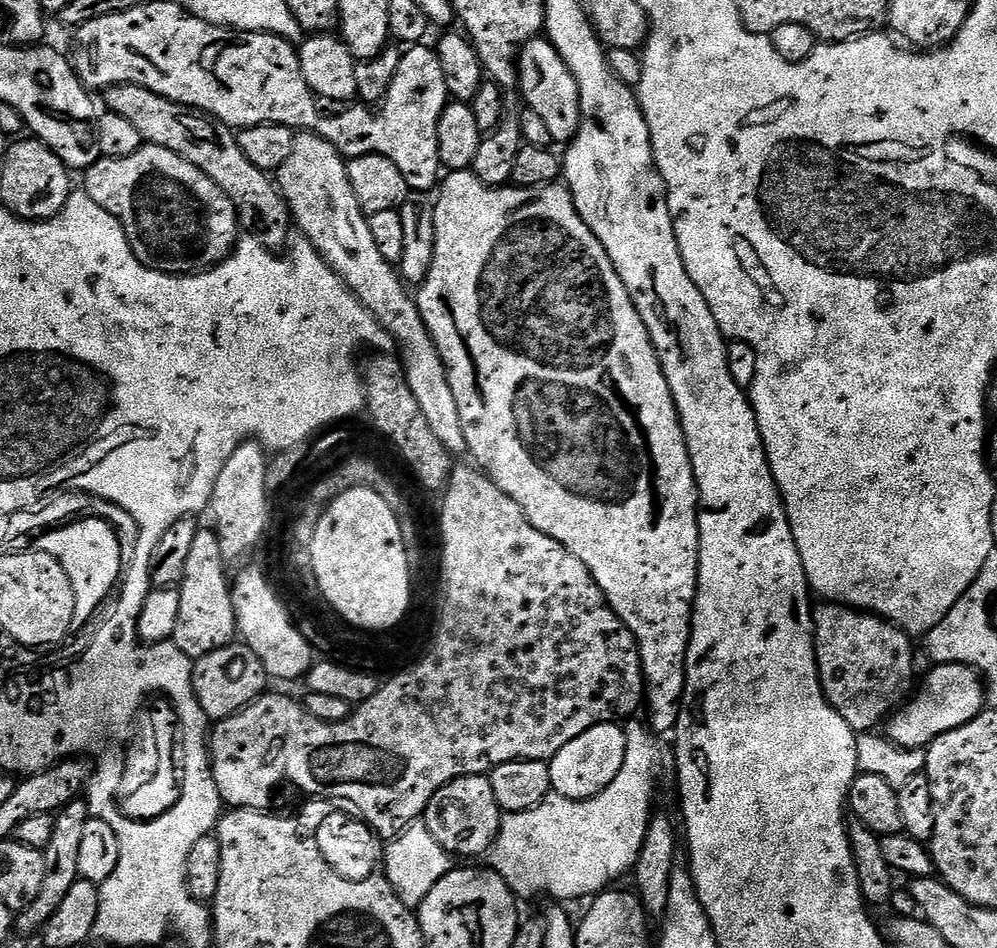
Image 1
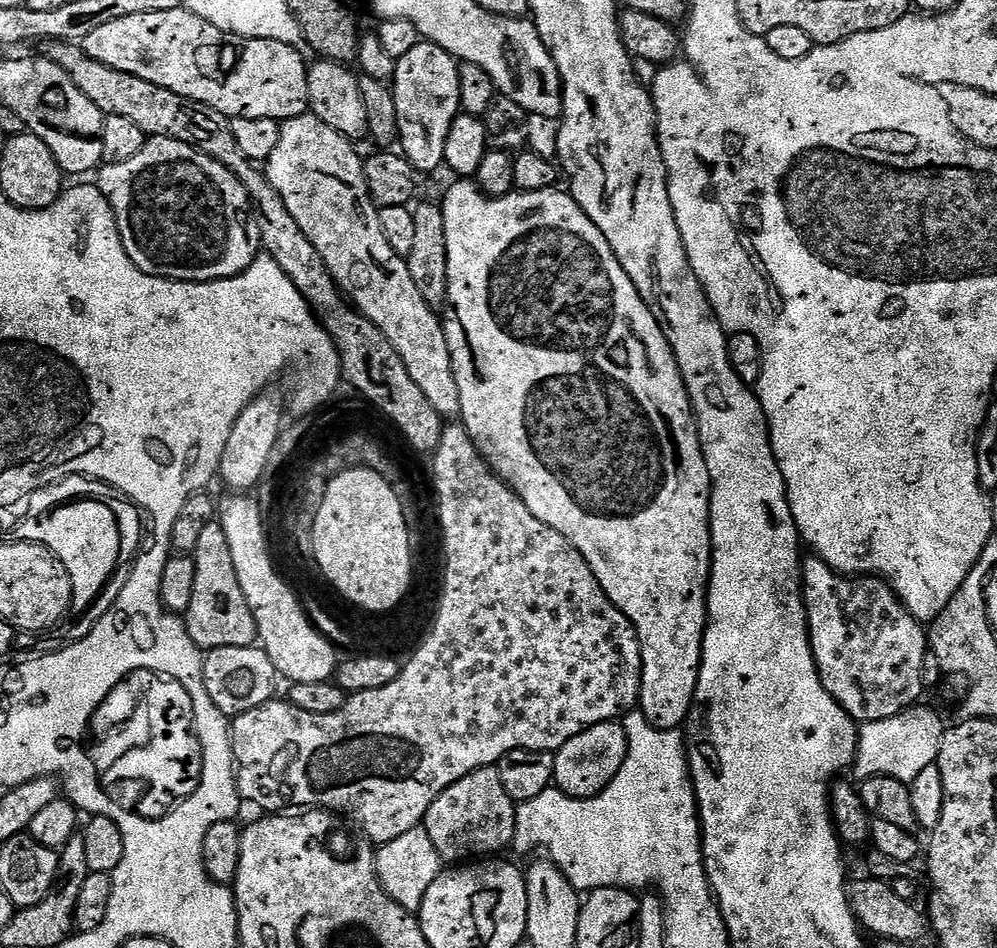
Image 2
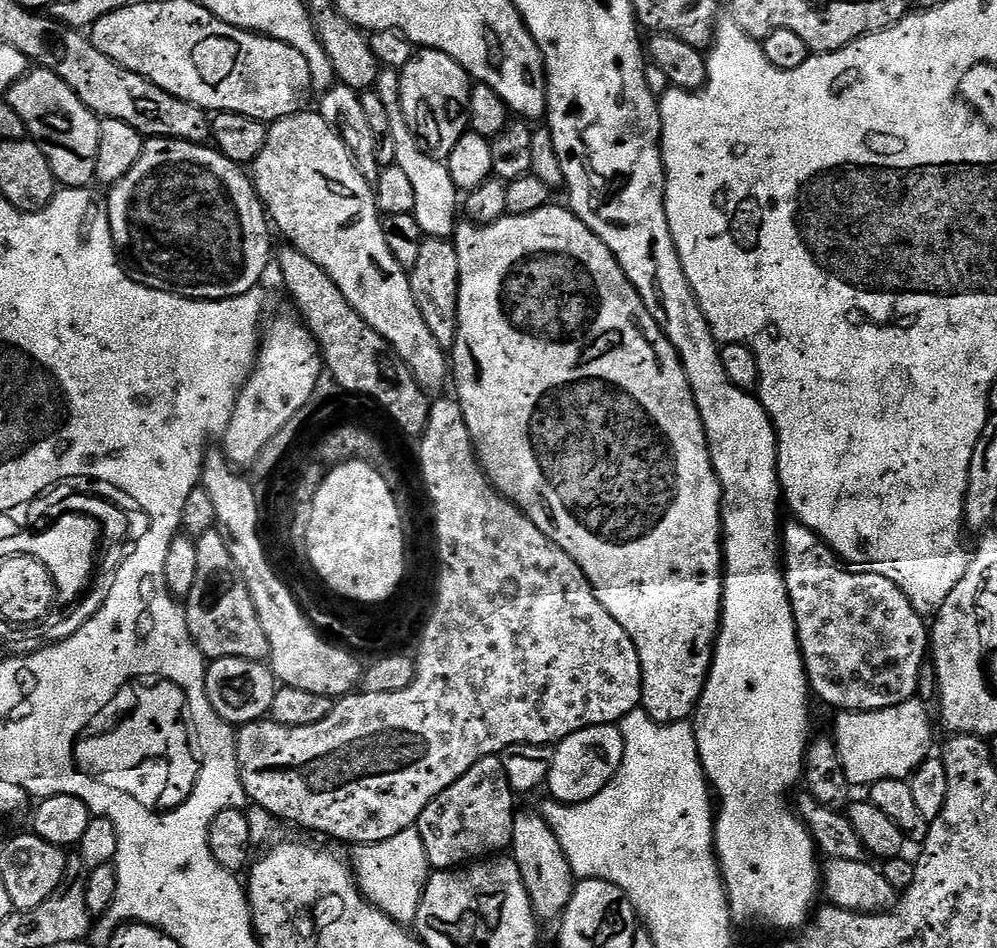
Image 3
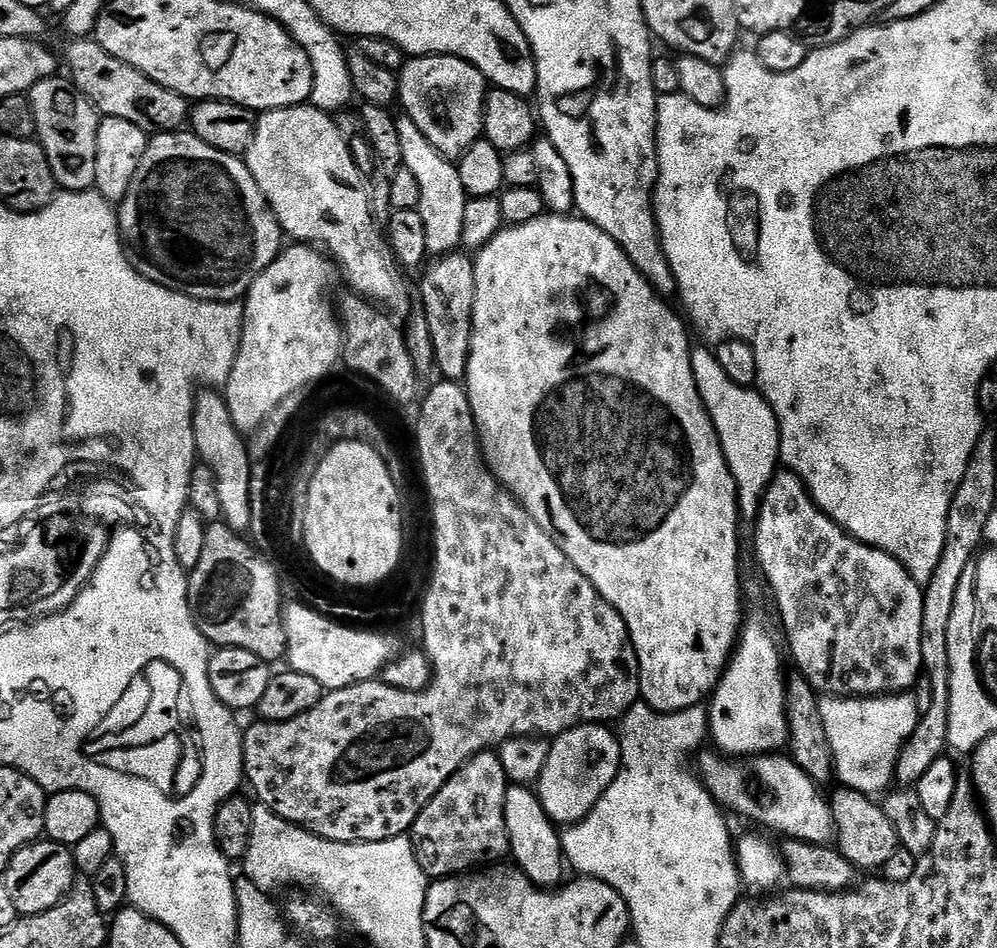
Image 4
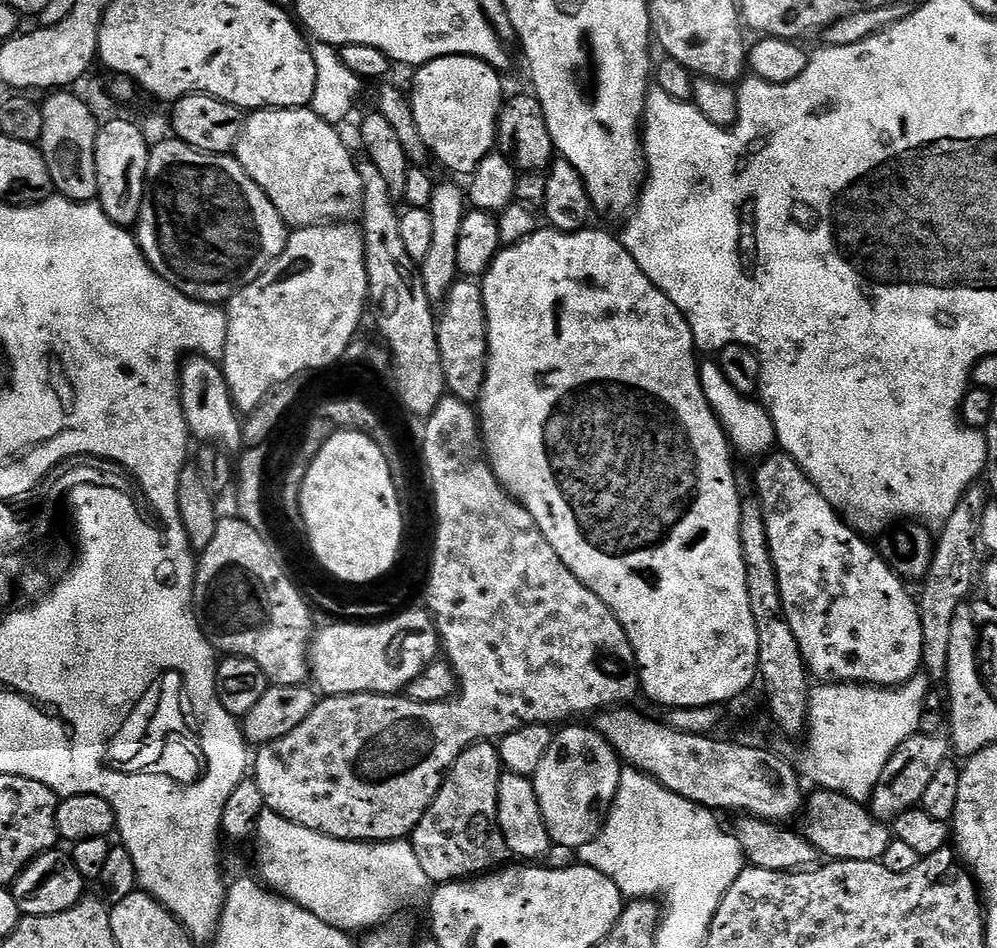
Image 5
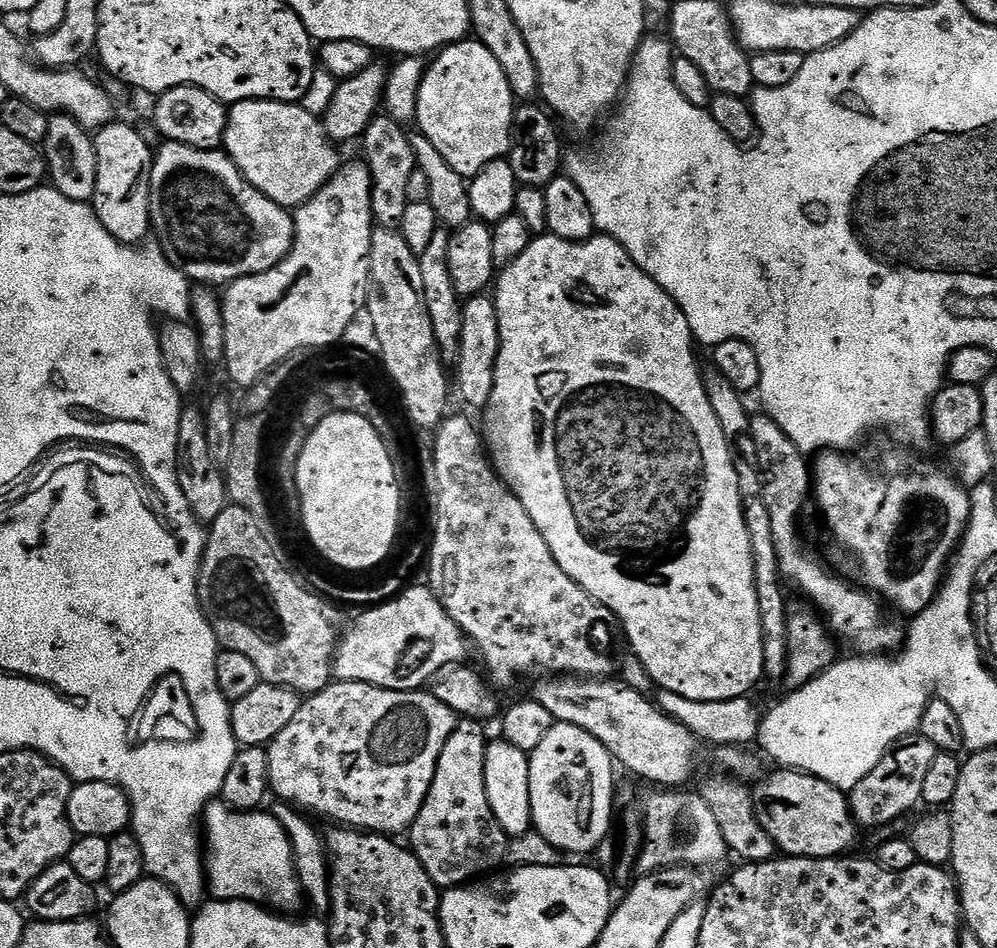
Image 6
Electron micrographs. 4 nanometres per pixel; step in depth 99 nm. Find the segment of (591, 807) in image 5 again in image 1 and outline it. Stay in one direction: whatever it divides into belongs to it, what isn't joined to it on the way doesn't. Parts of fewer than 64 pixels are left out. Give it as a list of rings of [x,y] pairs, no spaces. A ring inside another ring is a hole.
[[[619,723],[595,724],[586,734],[574,738],[574,742],[566,742],[562,750],[552,757],[548,764],[552,792],[557,796],[565,796],[571,800],[589,800],[614,782],[622,770],[622,762],[626,762],[626,734]]]

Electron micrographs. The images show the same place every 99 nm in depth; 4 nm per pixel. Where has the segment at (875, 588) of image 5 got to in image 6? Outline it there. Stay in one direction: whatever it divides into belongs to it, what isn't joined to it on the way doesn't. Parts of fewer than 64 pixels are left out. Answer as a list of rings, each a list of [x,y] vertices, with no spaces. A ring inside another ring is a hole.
[[[766,414],[753,415],[750,420],[750,437],[752,436],[752,444],[756,447],[756,456],[760,459],[760,464],[764,467],[764,472],[768,475],[768,481],[764,484],[764,508],[768,511],[768,524],[772,527],[770,531],[770,539],[776,546],[776,557],[780,563],[781,577],[789,585],[797,584],[800,592],[818,609],[819,615],[826,621],[829,629],[841,641],[845,640],[852,648],[857,648],[860,654],[892,654],[897,651],[904,643],[906,635],[903,627],[899,628],[892,620],[884,617],[886,611],[885,605],[882,603],[881,597],[871,593],[863,586],[851,584],[848,580],[843,580],[840,576],[835,576],[832,572],[827,572],[822,565],[816,561],[816,556],[812,552],[808,552],[806,545],[800,541],[800,524],[796,519],[800,516],[800,511],[804,508],[804,503],[810,500],[810,464],[805,453],[800,451],[798,446],[794,446],[794,442],[790,442],[790,438],[782,430],[782,426],[778,426],[778,422],[771,420]]]

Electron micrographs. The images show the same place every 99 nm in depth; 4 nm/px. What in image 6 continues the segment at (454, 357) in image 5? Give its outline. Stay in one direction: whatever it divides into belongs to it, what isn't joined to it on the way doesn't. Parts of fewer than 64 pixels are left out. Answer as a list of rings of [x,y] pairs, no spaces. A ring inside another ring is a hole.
[[[491,295],[469,296],[463,301],[464,317],[462,318],[462,338],[460,355],[456,358],[454,371],[454,388],[472,408],[483,410],[494,394],[494,370],[500,353],[500,331],[498,330],[498,310]]]

